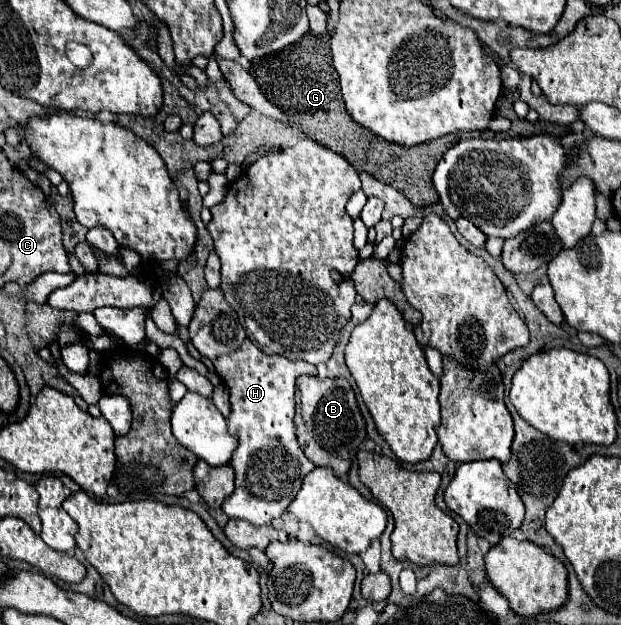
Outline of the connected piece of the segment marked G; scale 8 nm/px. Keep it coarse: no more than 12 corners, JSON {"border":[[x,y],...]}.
{"border":[[329,37],[253,61],[307,139],[413,205],[439,201],[439,157],[465,135],[389,143],[345,111]]}

